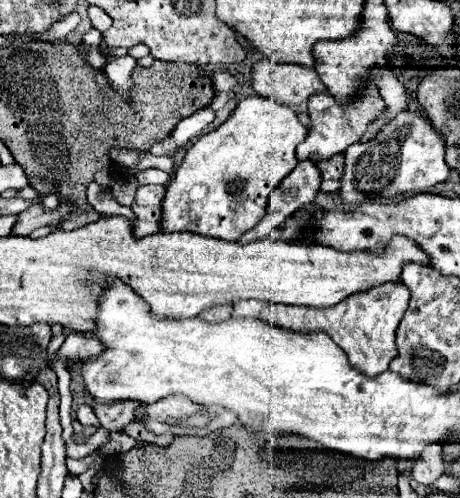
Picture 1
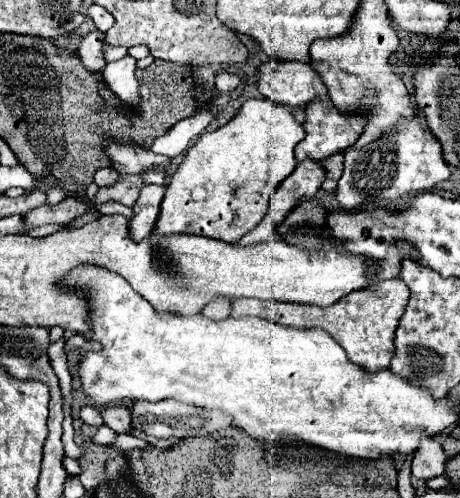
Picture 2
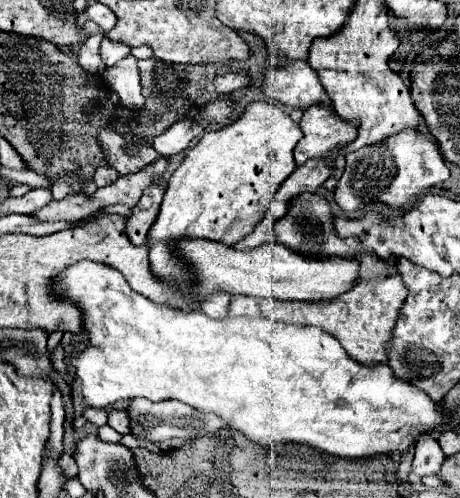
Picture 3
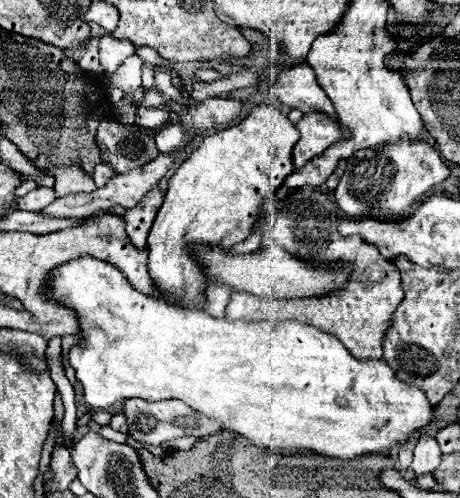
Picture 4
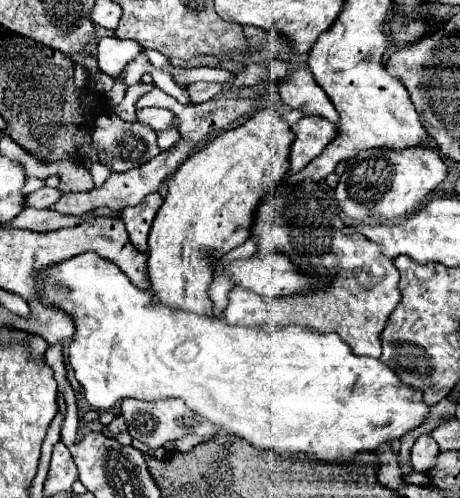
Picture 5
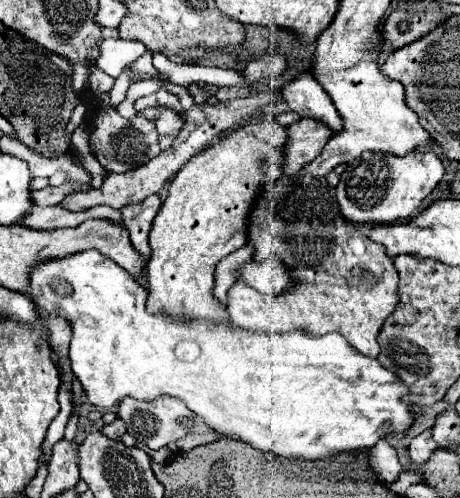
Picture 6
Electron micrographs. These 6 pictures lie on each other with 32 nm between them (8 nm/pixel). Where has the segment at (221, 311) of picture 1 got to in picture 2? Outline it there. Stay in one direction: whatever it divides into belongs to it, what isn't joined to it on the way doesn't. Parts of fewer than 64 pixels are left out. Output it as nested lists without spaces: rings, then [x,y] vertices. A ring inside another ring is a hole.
[[[214,298],[210,300],[210,304],[206,304],[202,308],[202,314],[206,314],[210,320],[222,320],[222,318],[228,318],[230,314],[230,302],[228,298]]]

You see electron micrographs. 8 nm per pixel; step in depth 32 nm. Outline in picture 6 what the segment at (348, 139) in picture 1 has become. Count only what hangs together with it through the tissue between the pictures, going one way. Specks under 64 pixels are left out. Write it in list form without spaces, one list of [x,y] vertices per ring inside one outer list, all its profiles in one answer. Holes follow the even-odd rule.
[[[298,120],[290,126],[286,126],[286,144],[284,144],[284,172],[292,174],[298,172],[304,164],[316,158],[328,138],[332,136],[330,128],[326,124],[320,124],[318,120]]]

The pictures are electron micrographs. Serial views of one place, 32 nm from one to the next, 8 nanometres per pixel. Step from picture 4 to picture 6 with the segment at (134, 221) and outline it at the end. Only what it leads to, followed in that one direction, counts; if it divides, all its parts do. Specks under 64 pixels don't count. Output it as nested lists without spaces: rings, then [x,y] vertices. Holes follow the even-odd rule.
[[[154,194],[154,196],[148,196],[146,200],[142,200],[140,204],[128,204],[120,210],[124,226],[130,232],[130,242],[146,262],[152,254],[152,248],[148,242],[150,230],[152,230],[152,220],[160,212],[160,208],[162,208],[162,200],[158,194]]]

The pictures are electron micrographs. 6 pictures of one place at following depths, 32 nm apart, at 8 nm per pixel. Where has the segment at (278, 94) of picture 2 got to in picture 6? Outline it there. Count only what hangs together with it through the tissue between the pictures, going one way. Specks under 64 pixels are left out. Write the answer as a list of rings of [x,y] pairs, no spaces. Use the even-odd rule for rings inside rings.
[[[300,72],[300,76],[296,76],[290,86],[284,86],[282,98],[292,112],[300,114],[300,118],[320,120],[332,130],[332,134],[342,132],[342,118],[336,106],[310,72]]]

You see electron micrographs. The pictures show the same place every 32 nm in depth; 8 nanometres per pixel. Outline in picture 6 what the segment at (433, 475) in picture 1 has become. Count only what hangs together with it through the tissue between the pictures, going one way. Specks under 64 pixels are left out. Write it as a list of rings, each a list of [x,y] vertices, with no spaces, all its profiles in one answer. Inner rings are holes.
[[[424,430],[422,434],[418,434],[418,436],[412,438],[412,442],[410,442],[410,446],[408,446],[408,456],[410,456],[414,462],[422,464],[422,462],[426,462],[426,460],[430,458],[430,454],[432,454],[434,450],[436,450],[436,442],[434,442],[434,438],[432,438],[432,430]]]

